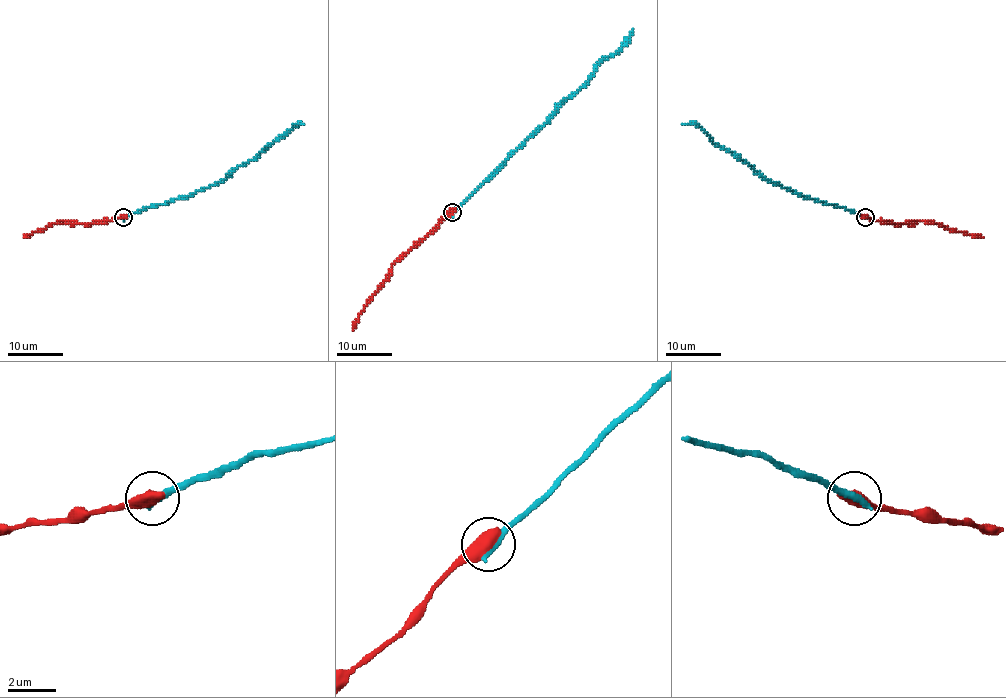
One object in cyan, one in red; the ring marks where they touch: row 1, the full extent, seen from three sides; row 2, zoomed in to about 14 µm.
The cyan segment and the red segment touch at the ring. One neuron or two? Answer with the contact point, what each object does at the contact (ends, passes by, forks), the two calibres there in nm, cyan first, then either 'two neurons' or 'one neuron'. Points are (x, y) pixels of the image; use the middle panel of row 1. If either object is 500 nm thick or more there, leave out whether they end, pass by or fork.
at (452, 212); 300 nm thick on the cyan side, 700 nm on the other; two neurons

